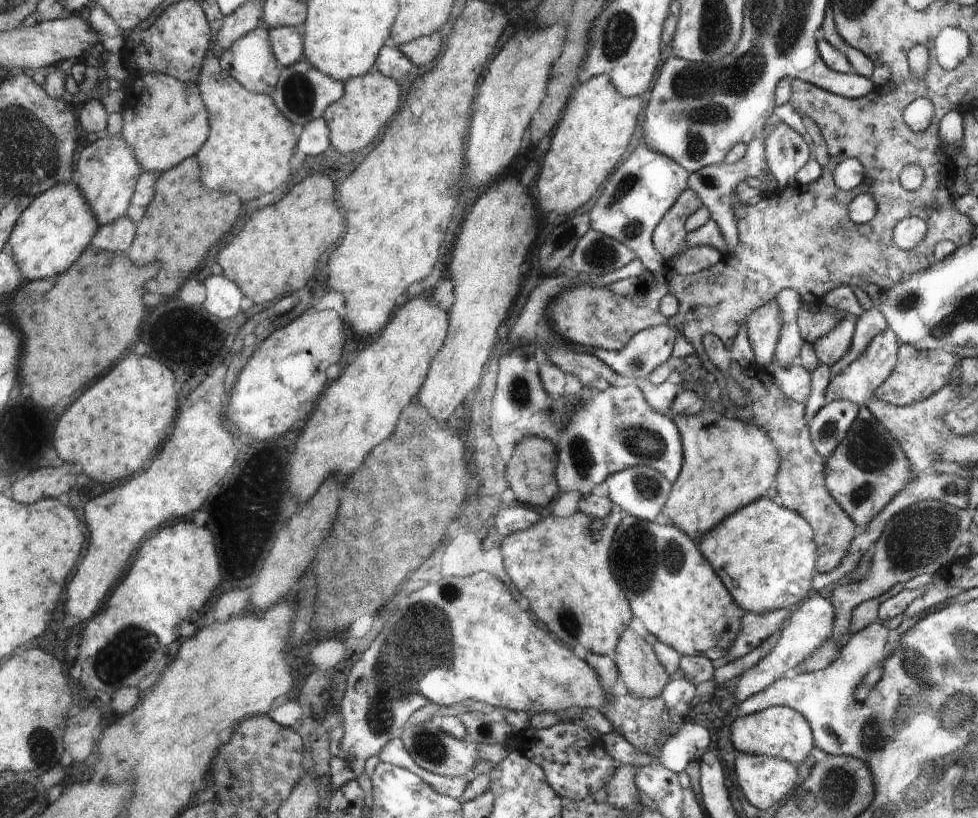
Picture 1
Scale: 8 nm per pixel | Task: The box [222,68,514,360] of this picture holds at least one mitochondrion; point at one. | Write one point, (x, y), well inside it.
(299, 93)

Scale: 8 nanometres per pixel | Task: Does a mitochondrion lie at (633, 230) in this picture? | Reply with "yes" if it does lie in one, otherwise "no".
yes

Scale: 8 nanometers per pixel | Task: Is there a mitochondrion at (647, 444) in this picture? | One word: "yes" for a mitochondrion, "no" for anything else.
yes

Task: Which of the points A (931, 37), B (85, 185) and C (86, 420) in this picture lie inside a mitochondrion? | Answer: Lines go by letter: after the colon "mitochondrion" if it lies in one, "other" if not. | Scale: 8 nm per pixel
A: other
B: other
C: other

